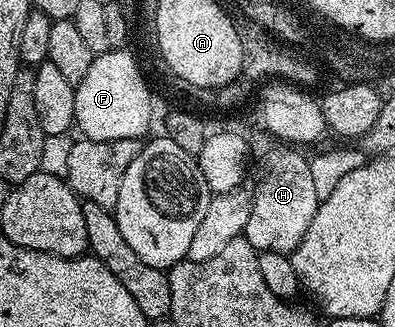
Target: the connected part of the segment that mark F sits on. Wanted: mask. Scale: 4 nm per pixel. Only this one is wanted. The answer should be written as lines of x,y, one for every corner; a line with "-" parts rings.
111,49
104,52
102,55
94,56
92,65
88,69
88,77
84,77
82,83
77,84
74,96
76,97
76,117
74,122
76,124
77,130
82,130
81,134
87,139
95,139
96,141
116,141
117,139
136,139
141,140
143,138
142,134
150,127
150,118
154,115
154,107
150,104
150,87
146,84
146,79
142,76
142,71
138,68
138,63
129,55
129,50
126,49

